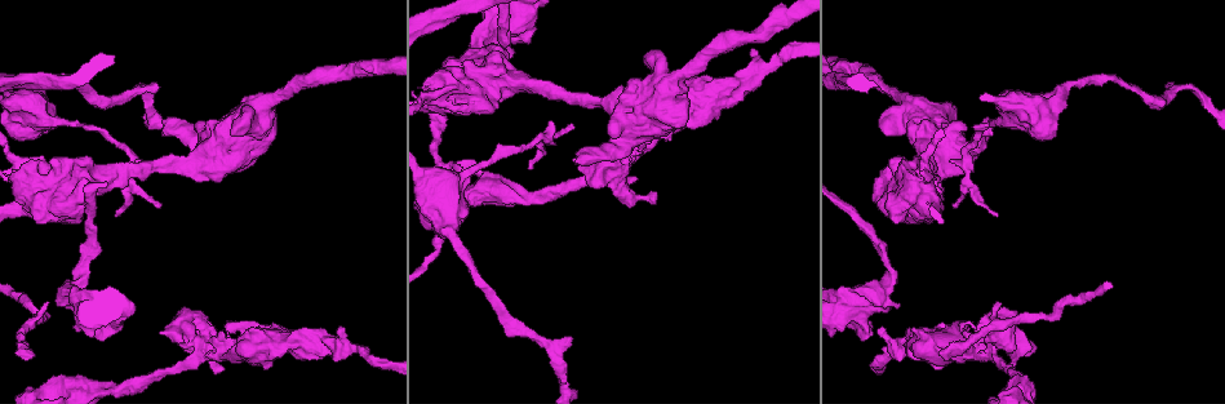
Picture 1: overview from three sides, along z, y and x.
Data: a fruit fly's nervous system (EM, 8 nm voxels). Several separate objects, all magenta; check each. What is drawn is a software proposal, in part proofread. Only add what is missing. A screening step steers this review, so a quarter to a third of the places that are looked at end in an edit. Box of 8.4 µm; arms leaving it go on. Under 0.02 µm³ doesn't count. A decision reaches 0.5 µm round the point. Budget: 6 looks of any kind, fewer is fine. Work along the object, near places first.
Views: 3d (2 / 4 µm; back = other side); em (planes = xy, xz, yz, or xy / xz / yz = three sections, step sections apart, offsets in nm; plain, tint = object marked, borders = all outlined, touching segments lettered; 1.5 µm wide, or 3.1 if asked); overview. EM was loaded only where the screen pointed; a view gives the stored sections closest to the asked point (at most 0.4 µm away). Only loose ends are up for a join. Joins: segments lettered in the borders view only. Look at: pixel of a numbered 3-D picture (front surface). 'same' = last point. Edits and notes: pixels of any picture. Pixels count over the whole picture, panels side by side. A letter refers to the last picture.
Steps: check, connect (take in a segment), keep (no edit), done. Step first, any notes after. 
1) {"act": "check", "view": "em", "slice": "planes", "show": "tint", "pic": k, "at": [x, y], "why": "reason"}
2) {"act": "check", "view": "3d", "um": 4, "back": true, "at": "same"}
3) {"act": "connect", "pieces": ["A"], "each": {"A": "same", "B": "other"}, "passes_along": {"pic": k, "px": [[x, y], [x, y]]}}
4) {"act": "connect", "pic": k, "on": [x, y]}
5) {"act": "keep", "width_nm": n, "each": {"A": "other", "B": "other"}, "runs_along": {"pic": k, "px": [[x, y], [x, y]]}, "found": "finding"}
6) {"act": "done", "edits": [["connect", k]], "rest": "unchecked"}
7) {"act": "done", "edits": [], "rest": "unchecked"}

{"act": "check", "view": "3d", "um": 4, "pic": 1, "at": [574, 161], "why": "an open end"}

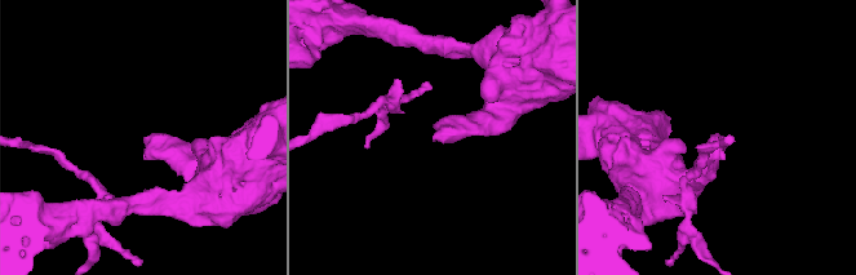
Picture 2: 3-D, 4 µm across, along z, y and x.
{"act": "check", "view": "em", "slice": "planes", "show": "borders", "pic": 2, "at": [436, 140], "why": "now the EM"}

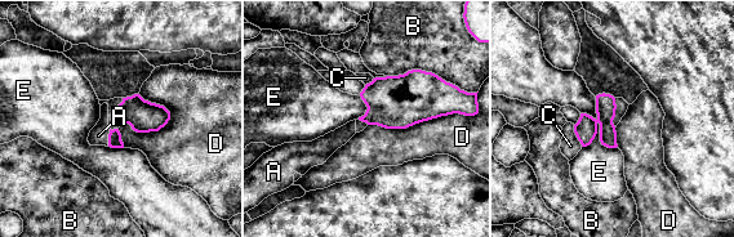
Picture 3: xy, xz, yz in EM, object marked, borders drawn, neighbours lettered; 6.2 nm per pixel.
{"act": "connect", "pieces": ["A"], "width_nm": 160, "each": {"A": "same", "B": "other", "C": "other", "D": "other", "E": "other"}, "passes_along": {"pic": 3, "px": [[115, 141], [109, 137], [98, 135]]}, "found": "the neuron continues"}

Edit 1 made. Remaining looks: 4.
{"act": "check", "view": "em", "slice": "xz", "step": 8, "show": "tint", "pic": 1, "at": [337, 331], "why": "thick end"}

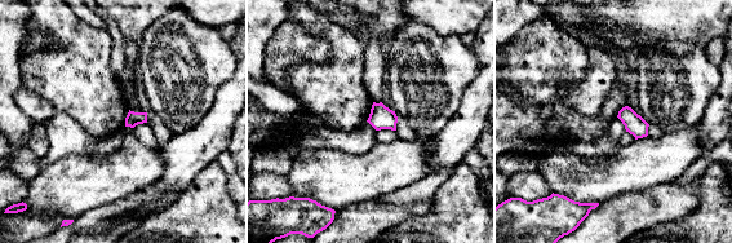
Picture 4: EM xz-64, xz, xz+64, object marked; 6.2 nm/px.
{"act": "check", "view": "em", "slice": "planes", "show": "tint", "at": "same", "why": "cut it another way"}

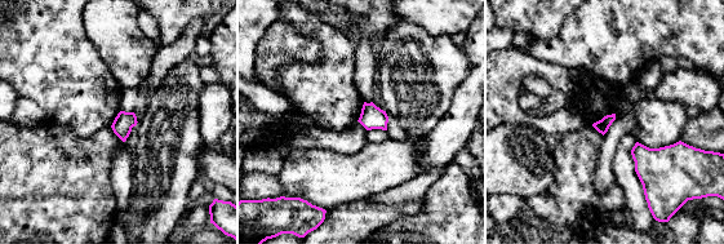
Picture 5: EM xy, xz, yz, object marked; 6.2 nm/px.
{"act": "check", "view": "em", "slice": "planes", "show": "borders", "at": "same", "why": "what lies round it"}

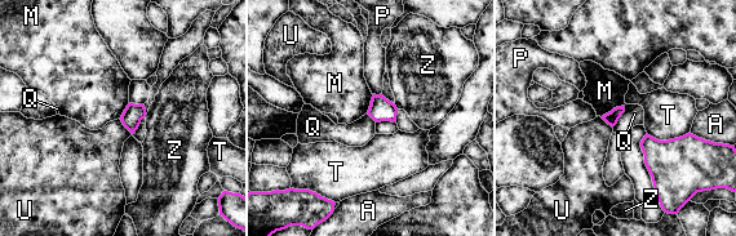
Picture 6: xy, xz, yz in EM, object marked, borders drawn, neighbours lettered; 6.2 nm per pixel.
{"act": "keep", "each": {"A": "other", "M": "other", "P": "other", "Q": "other", "T": "other", "U": "other", "Z": "other"}, "border": {"pic": 6, "px": [[625, 106], [621, 116], [612, 127]]}, "found": "no lettered segment goes on from it"}

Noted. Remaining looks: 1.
{"act": "done", "edits": [["connect", 3]], "rest": "unchecked"}

